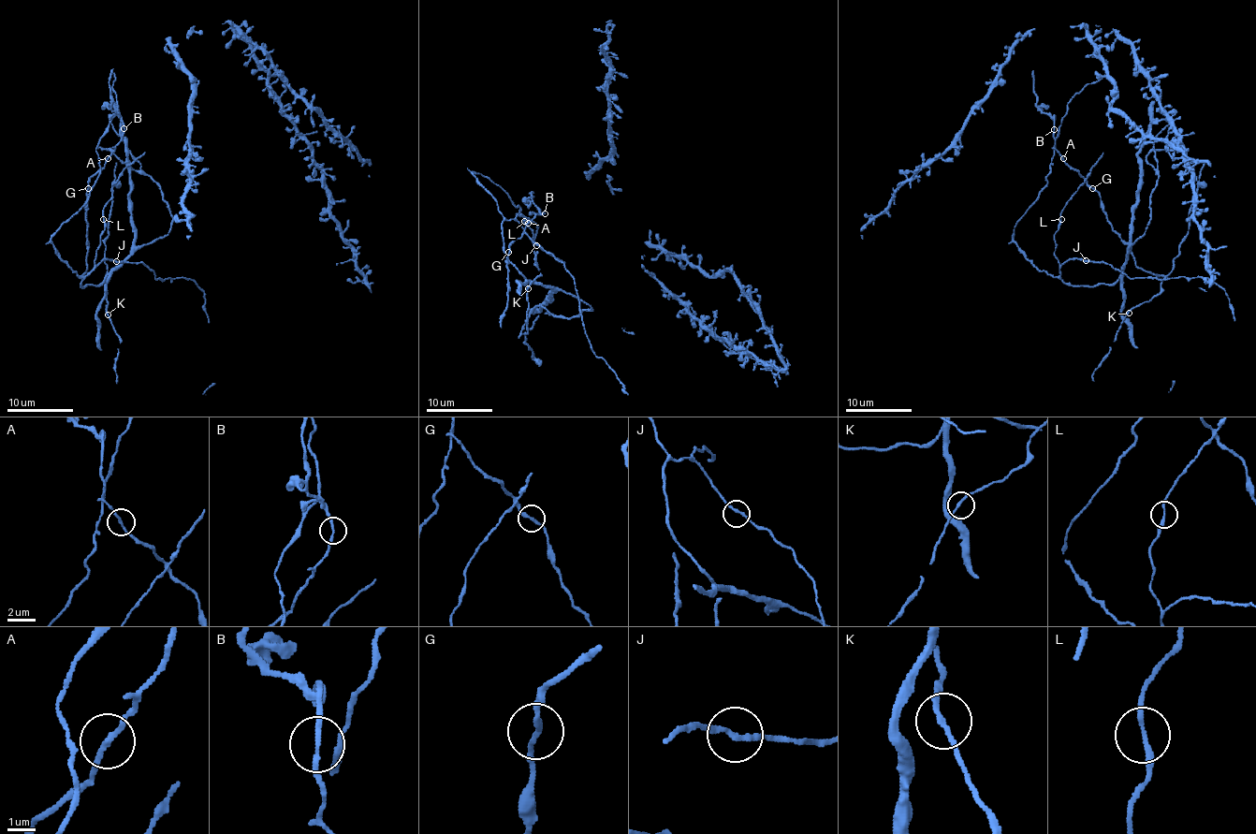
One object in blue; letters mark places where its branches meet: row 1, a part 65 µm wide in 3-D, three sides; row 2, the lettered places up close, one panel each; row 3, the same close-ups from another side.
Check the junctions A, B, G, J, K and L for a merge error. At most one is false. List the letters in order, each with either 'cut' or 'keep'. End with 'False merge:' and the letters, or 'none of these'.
A: keep
B: keep
G: keep
J: keep
K: keep
L: keep
False merge: none of these

